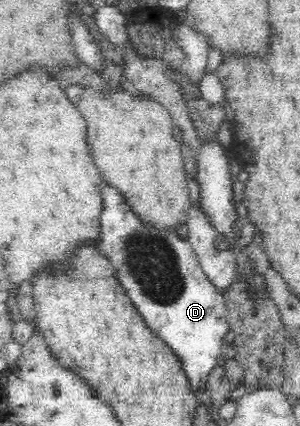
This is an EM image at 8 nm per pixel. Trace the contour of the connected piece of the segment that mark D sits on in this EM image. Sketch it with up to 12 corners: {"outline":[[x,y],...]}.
{"outline":[[101,181],[100,249],[205,393],[224,295],[176,230]]}

